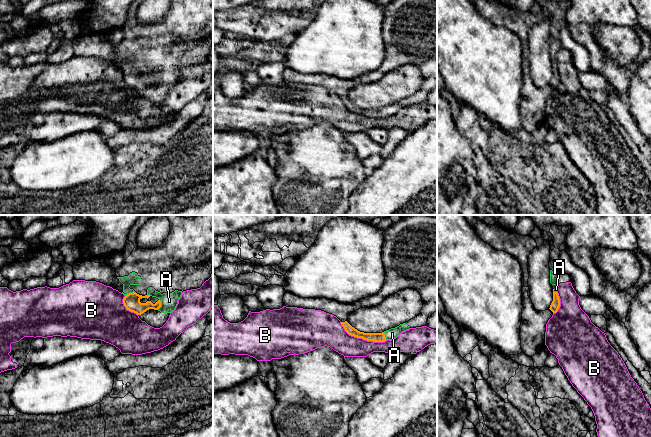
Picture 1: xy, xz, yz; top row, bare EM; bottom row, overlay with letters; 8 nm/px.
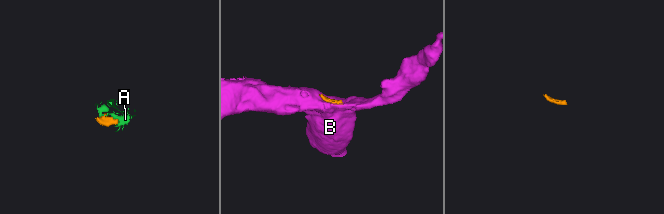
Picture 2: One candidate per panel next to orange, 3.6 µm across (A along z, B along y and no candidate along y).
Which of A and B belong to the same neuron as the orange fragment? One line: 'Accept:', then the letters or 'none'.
Accept: A

